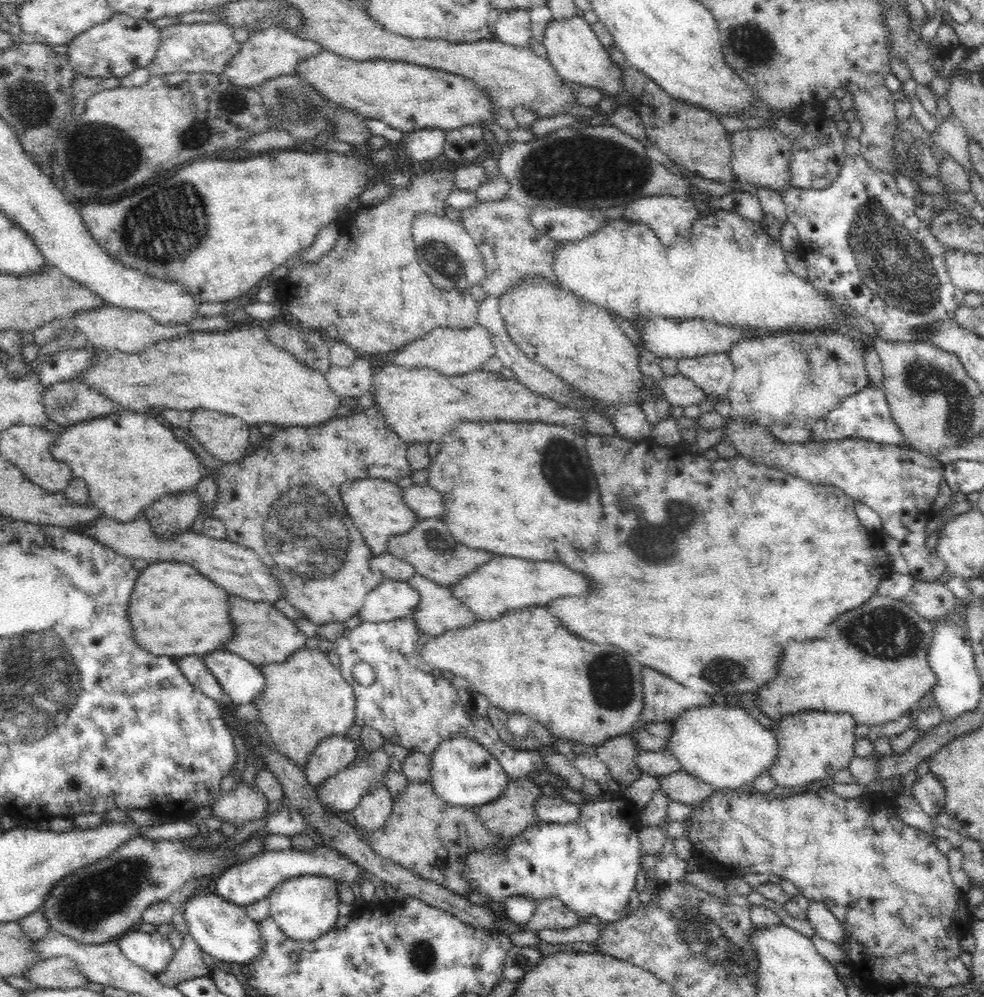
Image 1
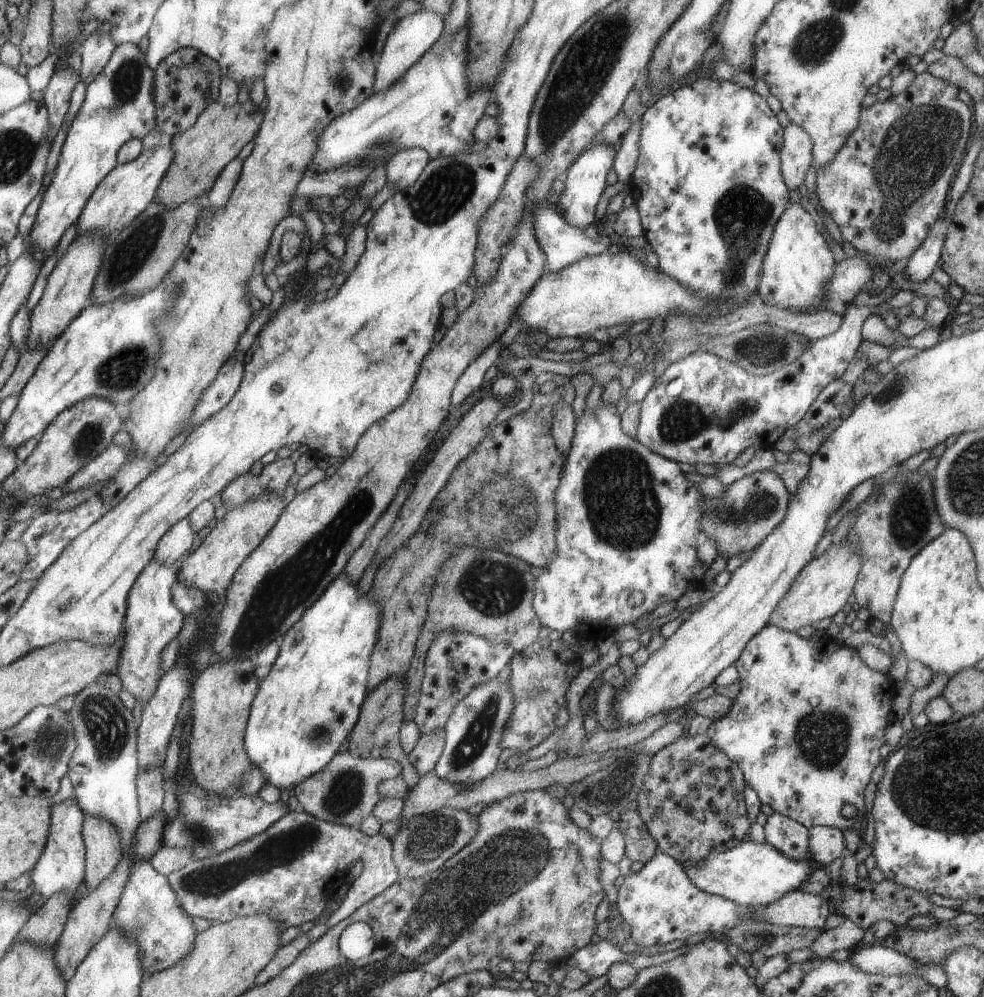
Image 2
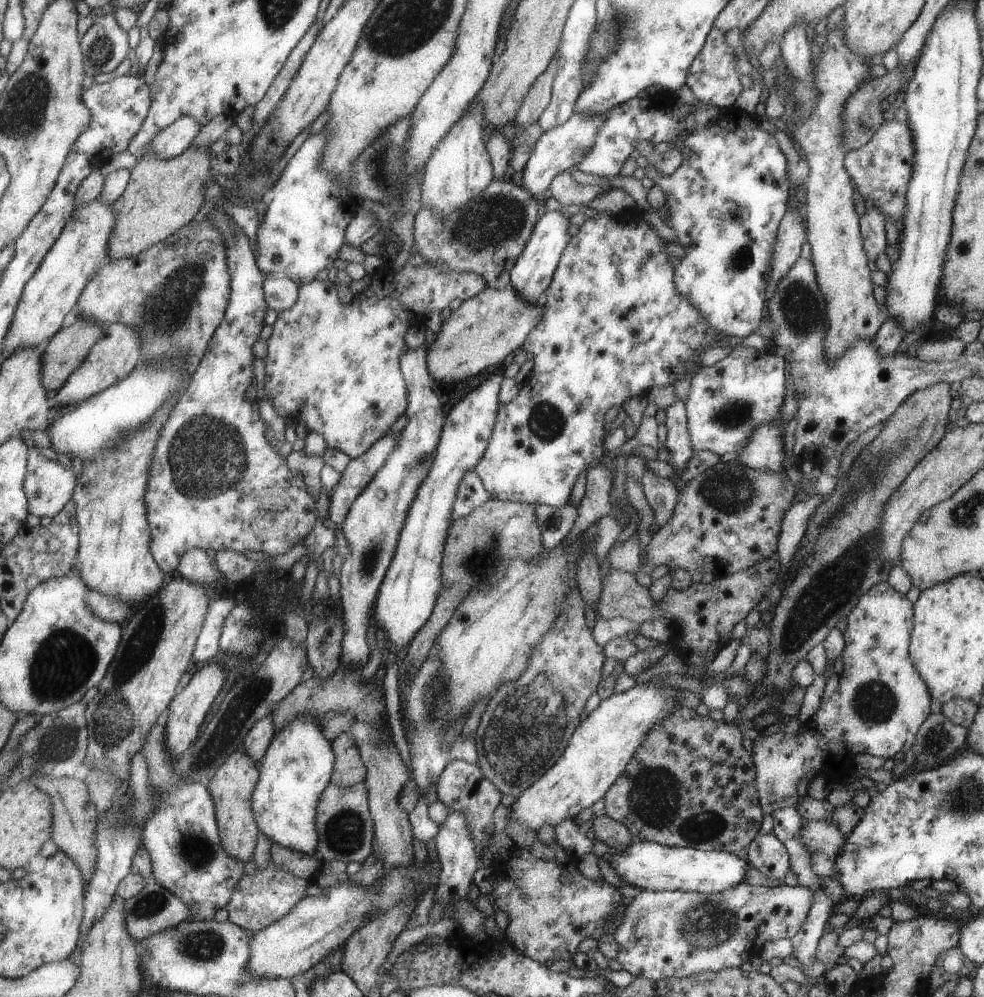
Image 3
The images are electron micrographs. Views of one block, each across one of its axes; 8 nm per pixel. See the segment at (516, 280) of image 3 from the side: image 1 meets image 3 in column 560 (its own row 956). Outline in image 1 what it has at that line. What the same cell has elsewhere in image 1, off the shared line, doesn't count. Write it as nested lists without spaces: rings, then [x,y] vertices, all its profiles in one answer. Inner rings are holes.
[[[200,886],[184,904],[184,918],[187,932],[205,952],[220,960],[220,966],[234,964],[254,964],[264,954],[264,934],[258,923],[249,917],[245,907],[230,903],[209,887]]]

